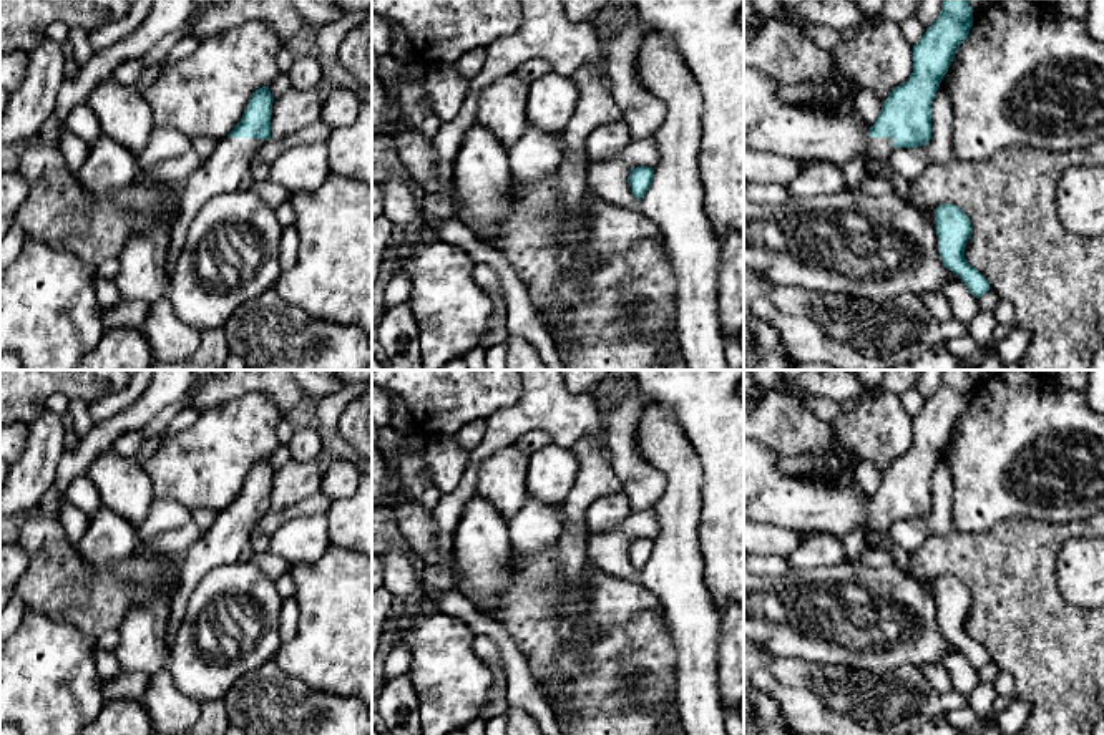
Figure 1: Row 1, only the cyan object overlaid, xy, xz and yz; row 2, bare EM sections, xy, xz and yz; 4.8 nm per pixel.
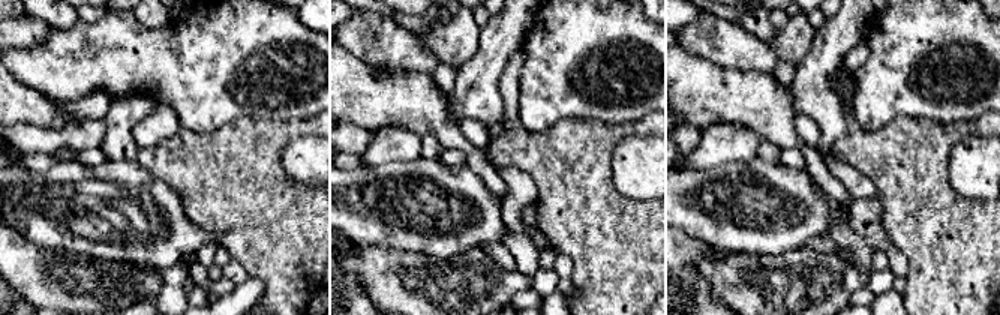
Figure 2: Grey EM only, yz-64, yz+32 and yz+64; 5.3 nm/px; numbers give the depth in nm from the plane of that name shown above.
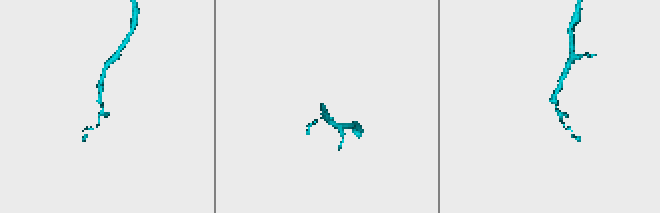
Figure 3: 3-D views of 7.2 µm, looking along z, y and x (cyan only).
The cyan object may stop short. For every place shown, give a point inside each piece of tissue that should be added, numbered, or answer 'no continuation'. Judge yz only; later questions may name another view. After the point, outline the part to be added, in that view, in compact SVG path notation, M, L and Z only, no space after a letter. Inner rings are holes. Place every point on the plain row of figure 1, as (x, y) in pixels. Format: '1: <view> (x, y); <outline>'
1: yz (880, 521); M868 509L868 524L875 533L890 536L890 528L895 523L892 509Z

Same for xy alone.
1: xy (228, 541); M222 509L219 519L183 556L179 581L171 599L168 632L171 639L178 632L188 601L201 577L217 566L251 561L254 524L267 511Z

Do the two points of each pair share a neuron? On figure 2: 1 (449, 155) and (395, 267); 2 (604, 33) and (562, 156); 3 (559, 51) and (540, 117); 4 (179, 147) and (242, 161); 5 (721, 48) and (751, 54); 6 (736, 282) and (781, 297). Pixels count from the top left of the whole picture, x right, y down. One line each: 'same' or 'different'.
1: different
2: different
3: same
4: same
5: same
6: same

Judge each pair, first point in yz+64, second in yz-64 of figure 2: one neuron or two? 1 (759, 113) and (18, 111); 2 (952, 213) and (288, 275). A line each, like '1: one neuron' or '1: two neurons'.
1: one neuron
2: one neuron

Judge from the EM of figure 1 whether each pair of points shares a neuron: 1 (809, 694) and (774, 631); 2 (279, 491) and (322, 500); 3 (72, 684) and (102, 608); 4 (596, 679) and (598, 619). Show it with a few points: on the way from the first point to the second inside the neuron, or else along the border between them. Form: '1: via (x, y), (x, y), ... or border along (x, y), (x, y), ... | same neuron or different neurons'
1: border along (761, 644), (777, 656), (797, 656), (827, 666) | different neurons
2: border along (319, 490), (286, 508), (271, 511) | different neurons
3: border along (55, 621), (72, 623), (93, 641) | different neurons
4: border along (635, 618), (596, 632), (591, 632), (576, 621) | different neurons

